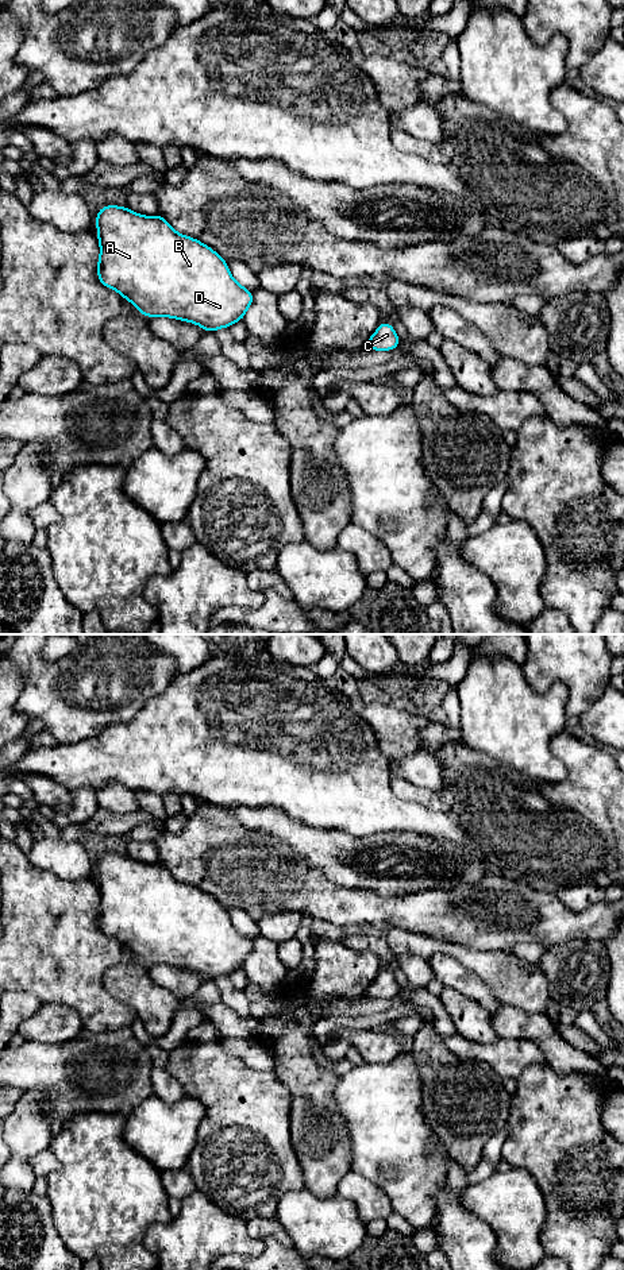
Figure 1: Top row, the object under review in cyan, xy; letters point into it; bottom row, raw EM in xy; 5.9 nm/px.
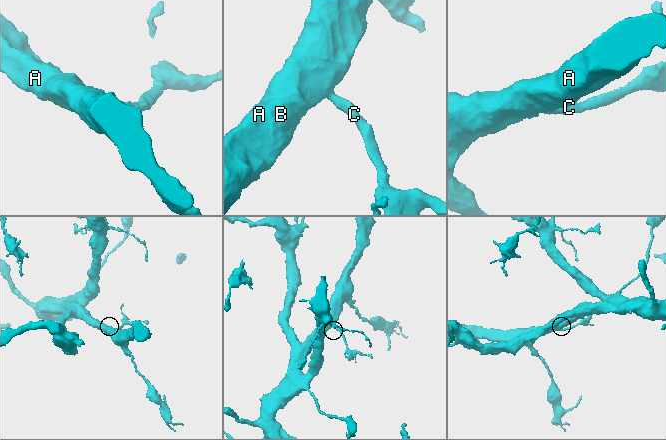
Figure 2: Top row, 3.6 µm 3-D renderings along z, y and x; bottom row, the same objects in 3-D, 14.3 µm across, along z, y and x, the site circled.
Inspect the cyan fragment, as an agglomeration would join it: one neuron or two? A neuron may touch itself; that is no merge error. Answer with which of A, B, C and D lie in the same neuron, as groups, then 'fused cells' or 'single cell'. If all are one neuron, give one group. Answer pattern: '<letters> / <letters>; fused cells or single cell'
A B C D; single cell

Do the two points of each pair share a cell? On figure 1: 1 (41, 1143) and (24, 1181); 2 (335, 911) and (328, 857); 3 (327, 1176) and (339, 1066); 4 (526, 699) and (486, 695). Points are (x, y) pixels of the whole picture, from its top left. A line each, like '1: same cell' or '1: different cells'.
1: same cell
2: different cells
3: different cells
4: same cell

